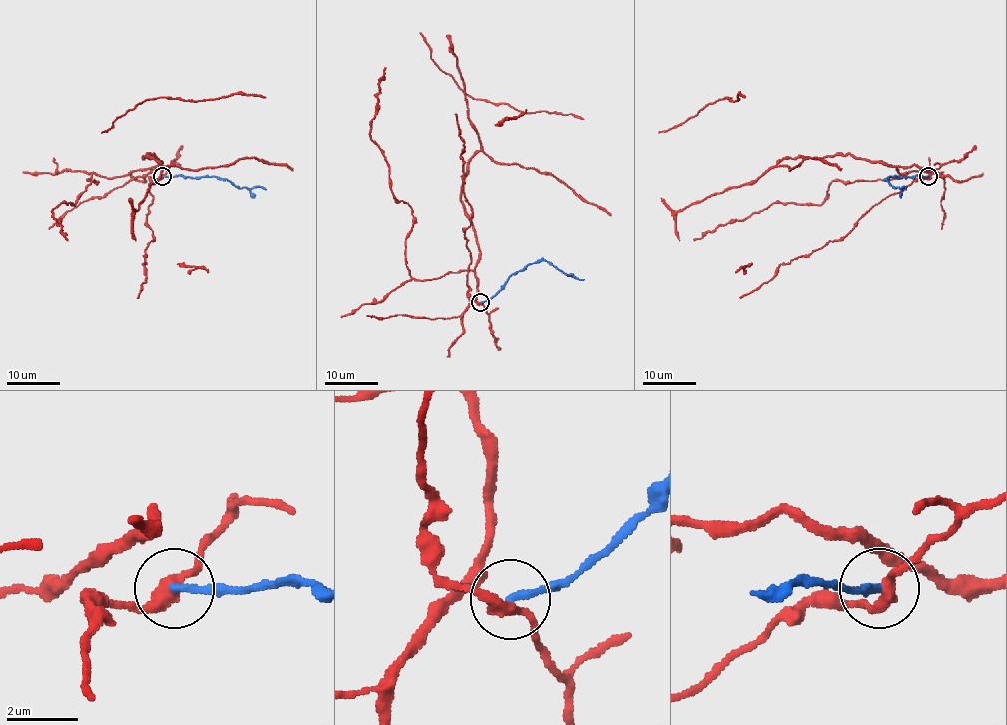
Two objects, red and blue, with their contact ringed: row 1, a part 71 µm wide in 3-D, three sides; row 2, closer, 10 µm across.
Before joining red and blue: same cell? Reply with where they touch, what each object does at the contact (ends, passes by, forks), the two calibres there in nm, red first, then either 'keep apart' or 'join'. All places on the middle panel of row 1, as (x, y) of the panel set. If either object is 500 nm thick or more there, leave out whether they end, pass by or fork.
at (480, 302); red passes by; blue ends there; 340 nm thick on the red side, 200 nm on the other; keep apart

